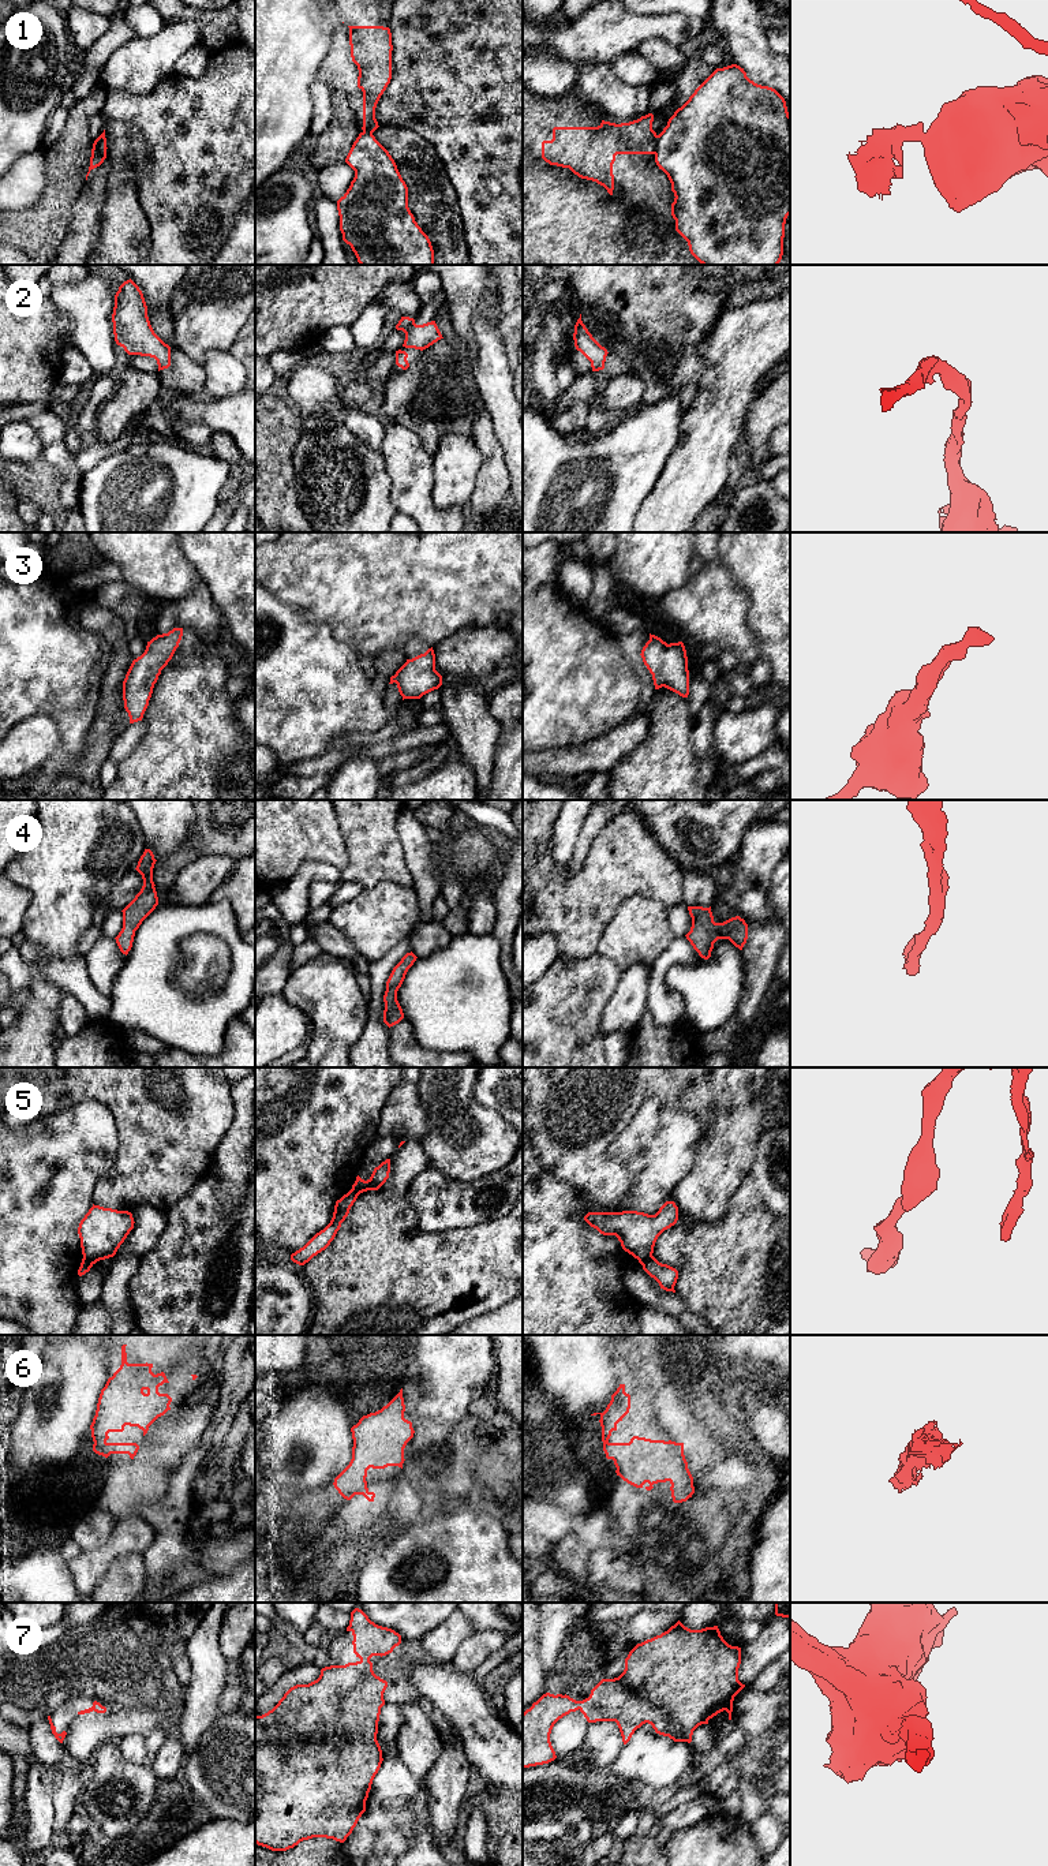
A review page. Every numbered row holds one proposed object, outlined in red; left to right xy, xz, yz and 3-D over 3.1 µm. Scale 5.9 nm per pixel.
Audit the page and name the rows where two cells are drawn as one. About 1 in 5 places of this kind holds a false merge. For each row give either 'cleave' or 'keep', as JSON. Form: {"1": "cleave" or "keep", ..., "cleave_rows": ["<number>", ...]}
{"1": "cleave", "2": "keep", "3": "keep", "4": "keep", "5": "cleave", "6": "keep", "7": "keep", "cleave_rows": ["1", "5"]}

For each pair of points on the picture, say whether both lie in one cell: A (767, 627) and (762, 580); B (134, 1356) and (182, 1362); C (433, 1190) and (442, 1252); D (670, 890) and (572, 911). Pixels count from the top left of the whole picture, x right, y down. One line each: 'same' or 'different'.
A: same
B: same
C: different
D: same

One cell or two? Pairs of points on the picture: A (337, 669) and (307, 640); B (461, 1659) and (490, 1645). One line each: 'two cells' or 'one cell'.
A: one cell
B: one cell

